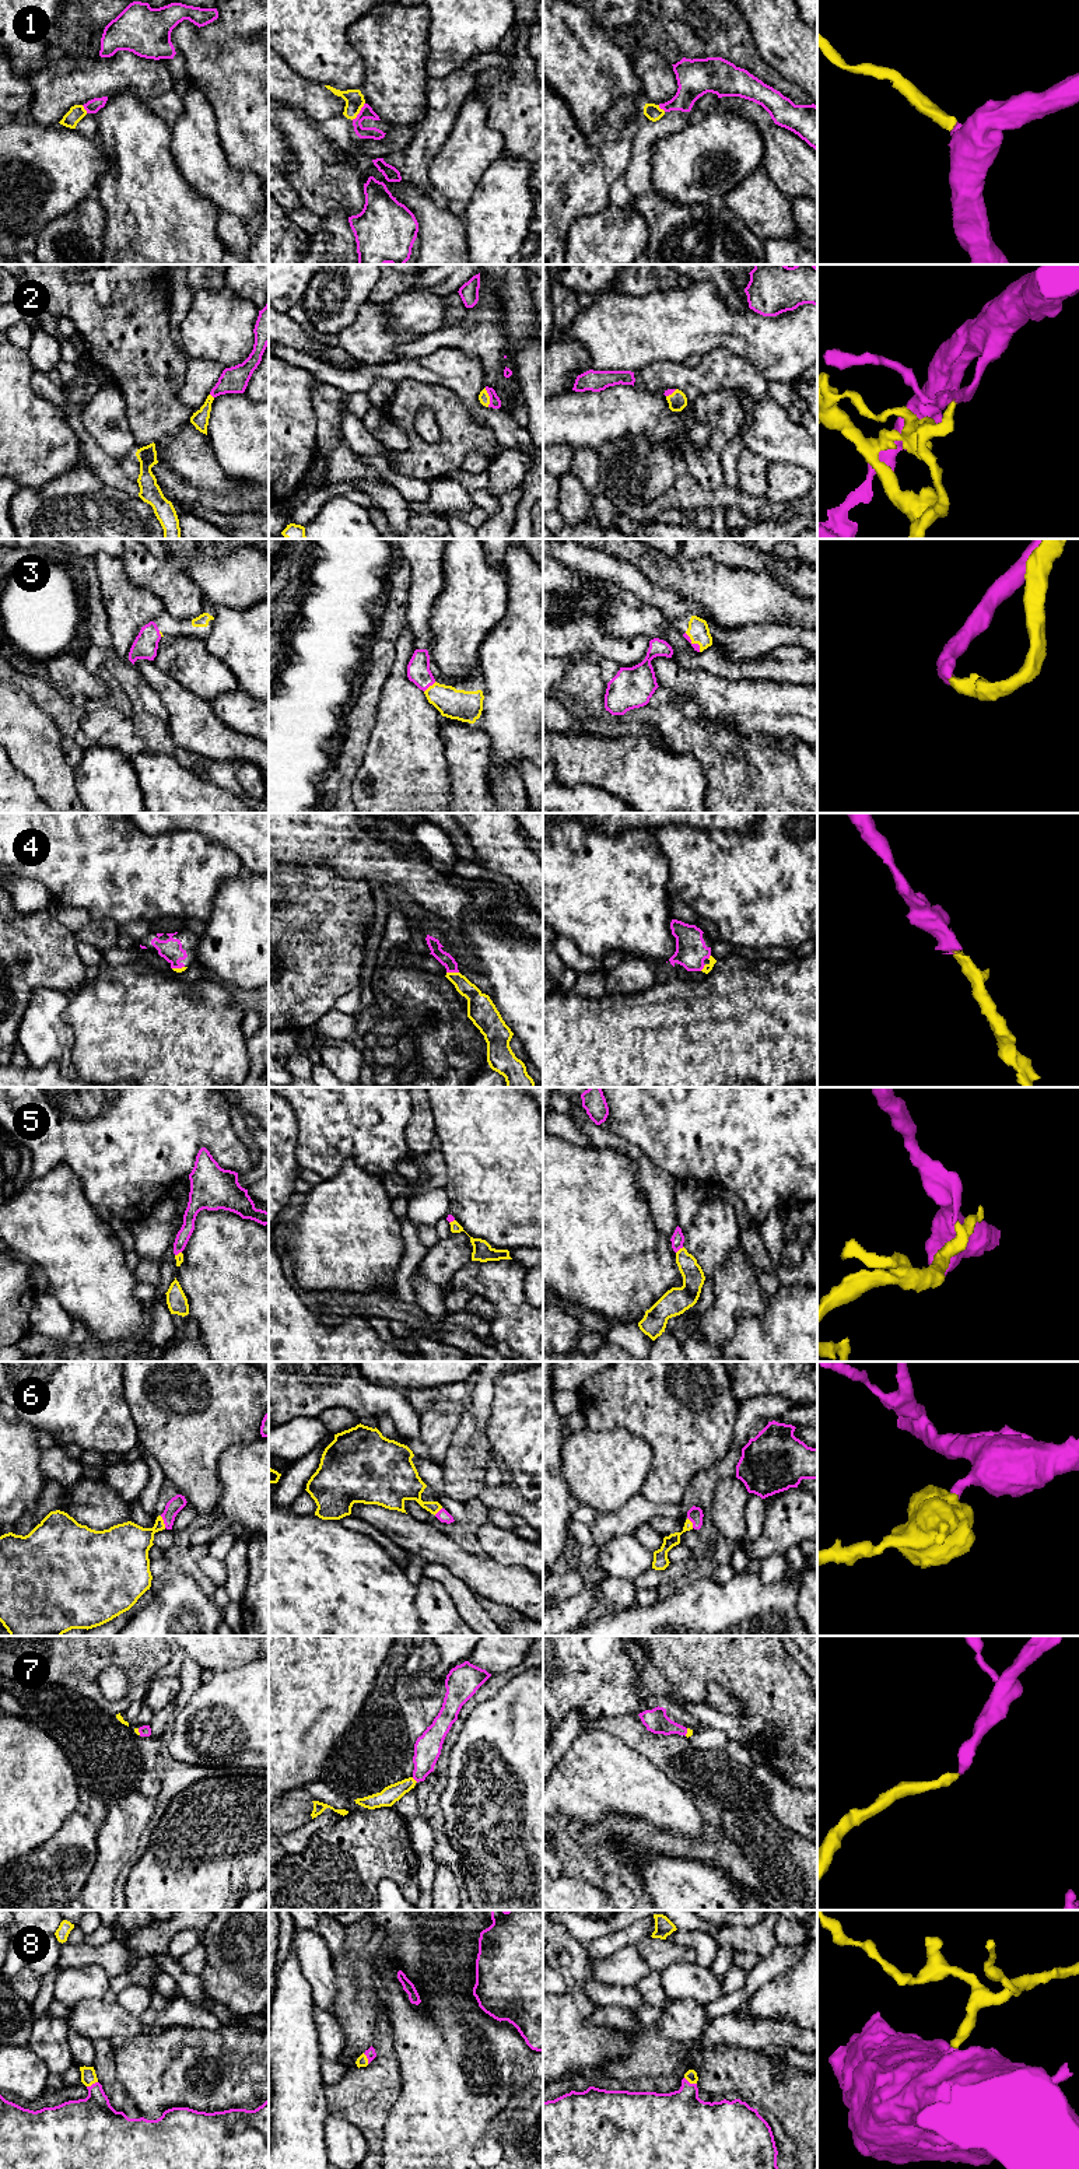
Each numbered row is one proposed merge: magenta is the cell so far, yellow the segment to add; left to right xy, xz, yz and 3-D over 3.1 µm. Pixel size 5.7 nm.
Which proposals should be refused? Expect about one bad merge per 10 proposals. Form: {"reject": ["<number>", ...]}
{"reject": ["5"]}

